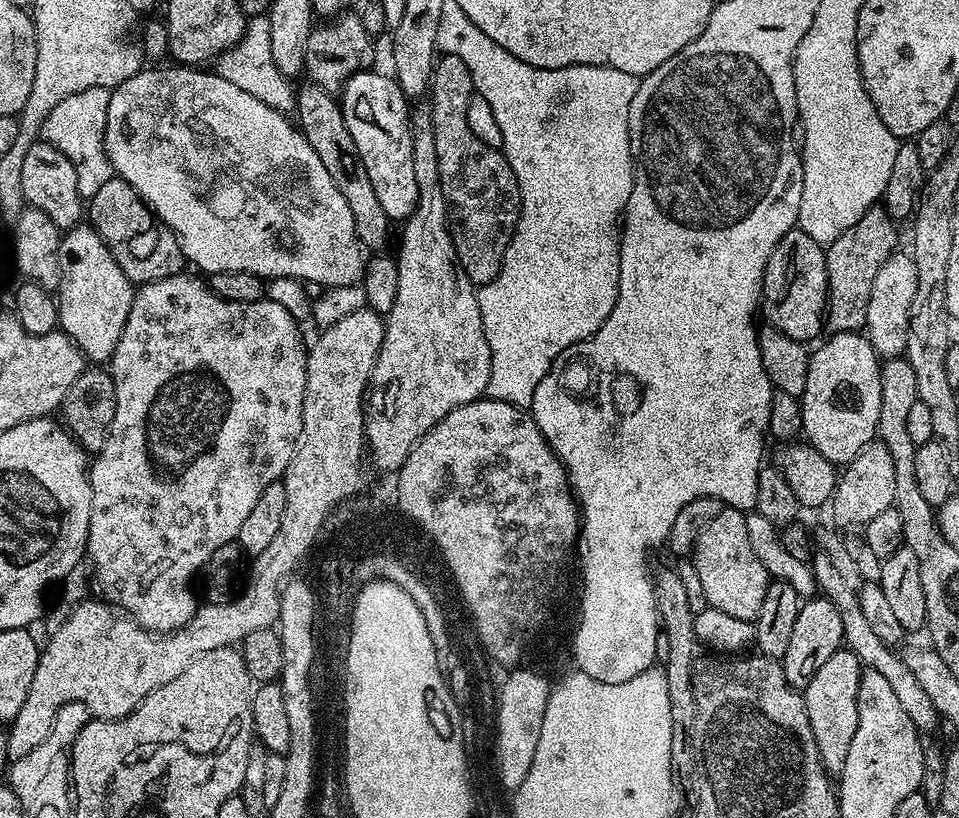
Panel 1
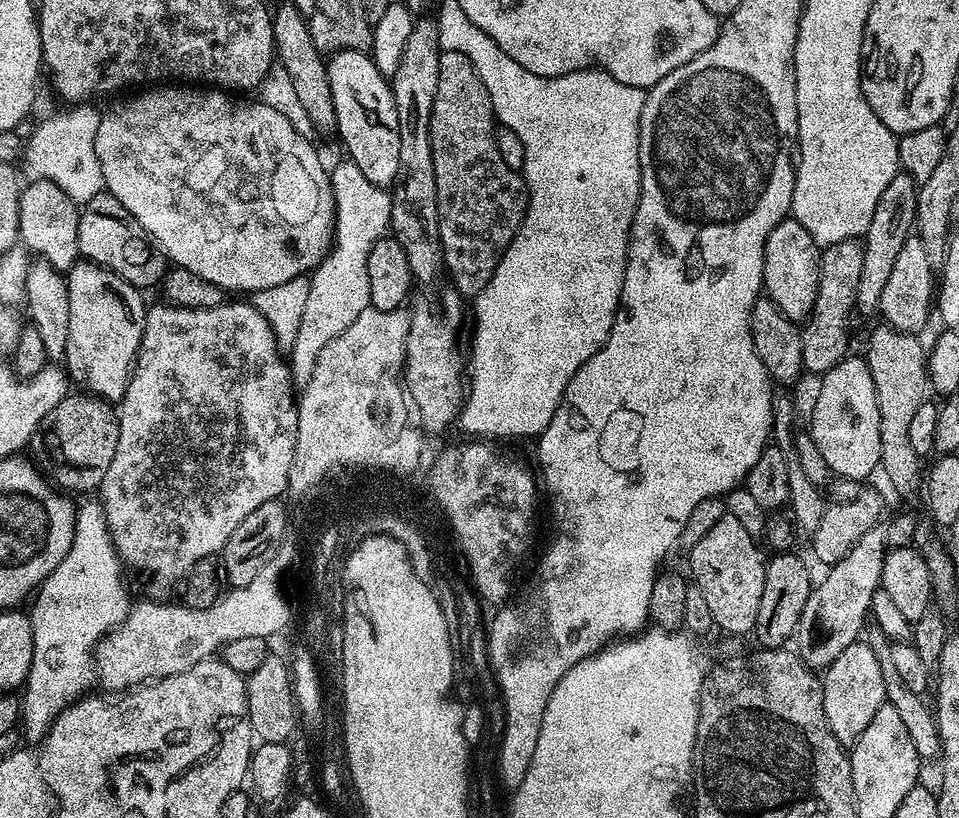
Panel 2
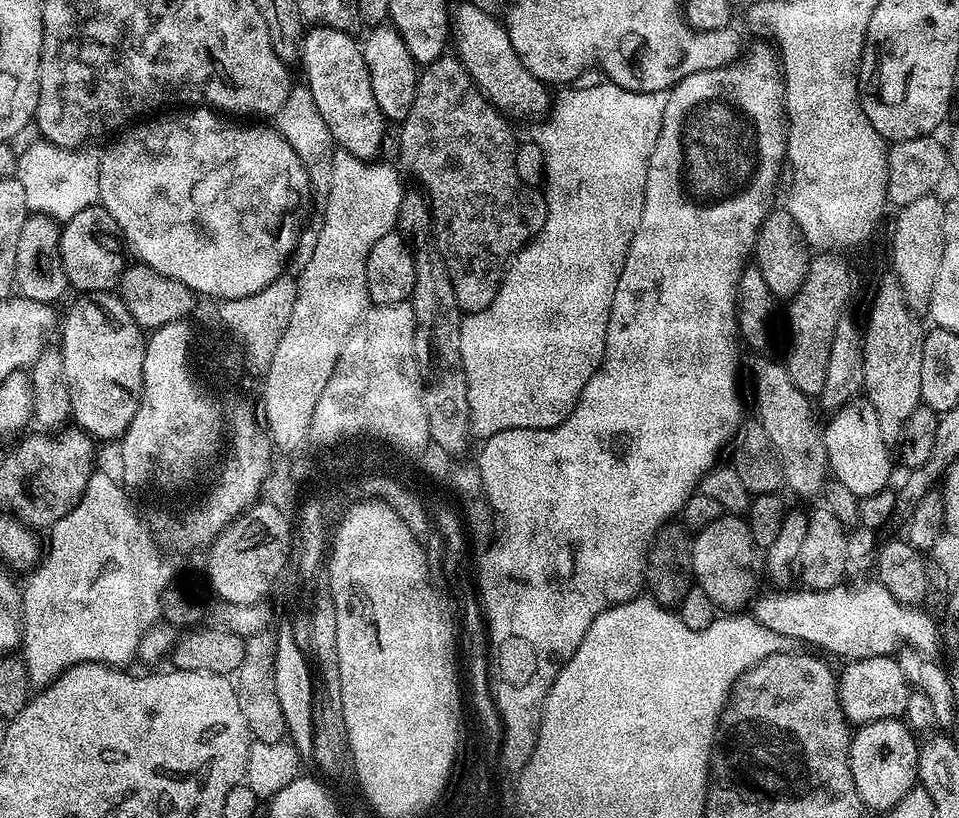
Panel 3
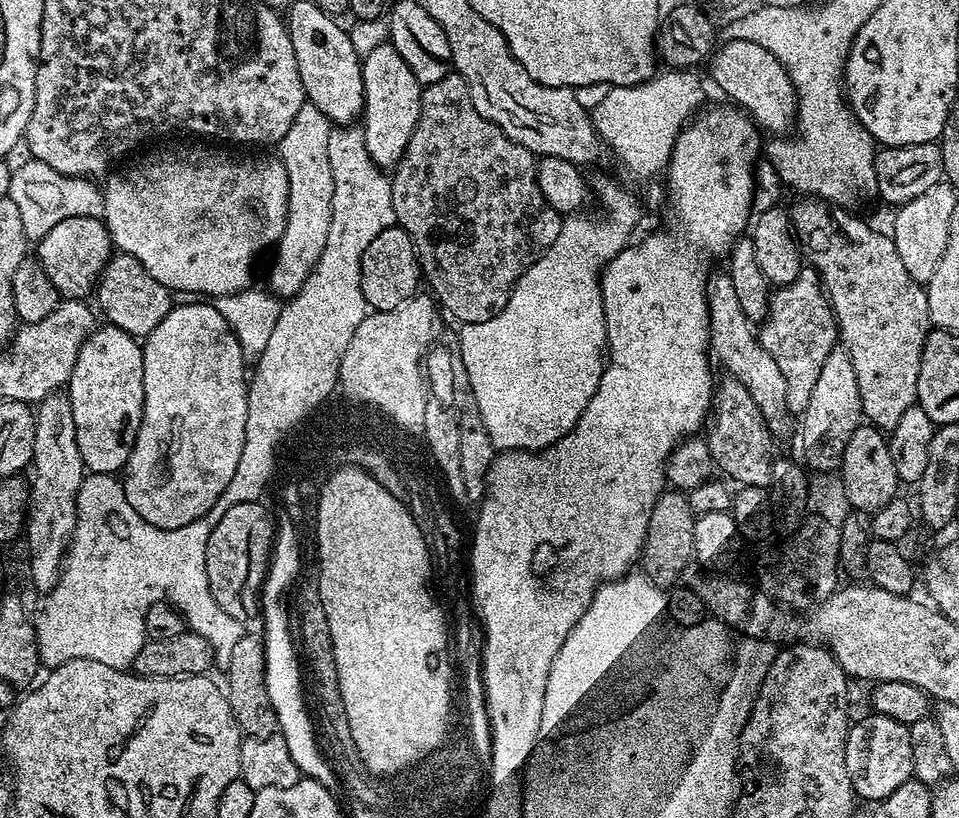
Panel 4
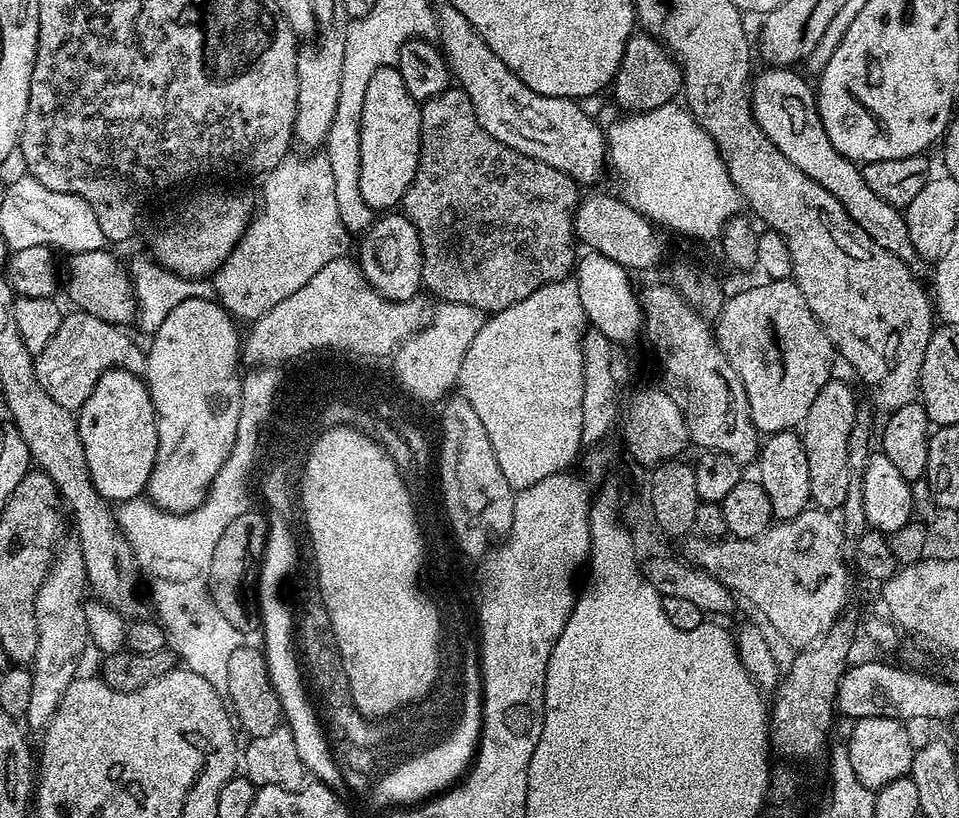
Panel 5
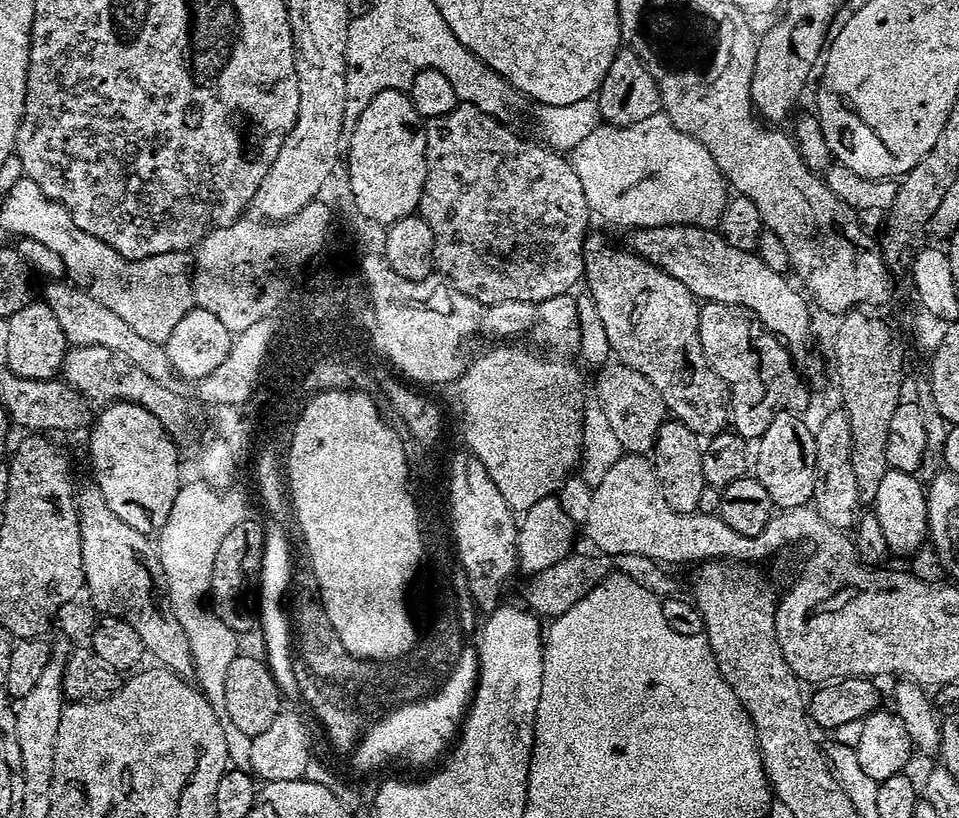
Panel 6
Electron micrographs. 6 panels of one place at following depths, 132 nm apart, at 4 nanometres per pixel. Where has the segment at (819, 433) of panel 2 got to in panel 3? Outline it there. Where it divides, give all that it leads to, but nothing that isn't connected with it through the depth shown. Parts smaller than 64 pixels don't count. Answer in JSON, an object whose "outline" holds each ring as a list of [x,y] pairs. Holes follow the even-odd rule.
{"outline":[[[855,398],[831,413],[832,421],[823,425],[824,445],[828,455],[828,467],[835,480],[859,498],[869,496],[889,487],[892,476],[892,460],[888,457],[889,445],[882,442],[878,430],[878,414],[867,398]]]}

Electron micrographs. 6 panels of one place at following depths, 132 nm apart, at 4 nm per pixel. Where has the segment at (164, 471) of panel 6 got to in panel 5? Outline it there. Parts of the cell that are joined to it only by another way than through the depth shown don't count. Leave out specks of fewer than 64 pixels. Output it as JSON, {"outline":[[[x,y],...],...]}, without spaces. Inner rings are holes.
{"outline":[[[118,367],[111,368],[98,378],[90,398],[78,410],[78,427],[82,446],[86,450],[86,466],[98,494],[109,502],[123,502],[137,499],[147,489],[148,479],[154,470],[158,450],[156,412],[148,386],[137,373]]]}

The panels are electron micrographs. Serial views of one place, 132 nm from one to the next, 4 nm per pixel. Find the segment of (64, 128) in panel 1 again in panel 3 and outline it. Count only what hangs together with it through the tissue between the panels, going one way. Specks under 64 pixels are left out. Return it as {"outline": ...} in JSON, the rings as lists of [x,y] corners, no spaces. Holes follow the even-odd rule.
{"outline":[[[49,142],[39,143],[30,145],[25,152],[21,151],[16,162],[15,179],[20,181],[22,190],[26,190],[29,209],[63,222],[74,218],[78,210],[86,210],[86,206],[97,203],[100,198],[97,157],[87,156],[84,150],[63,148]]]}

